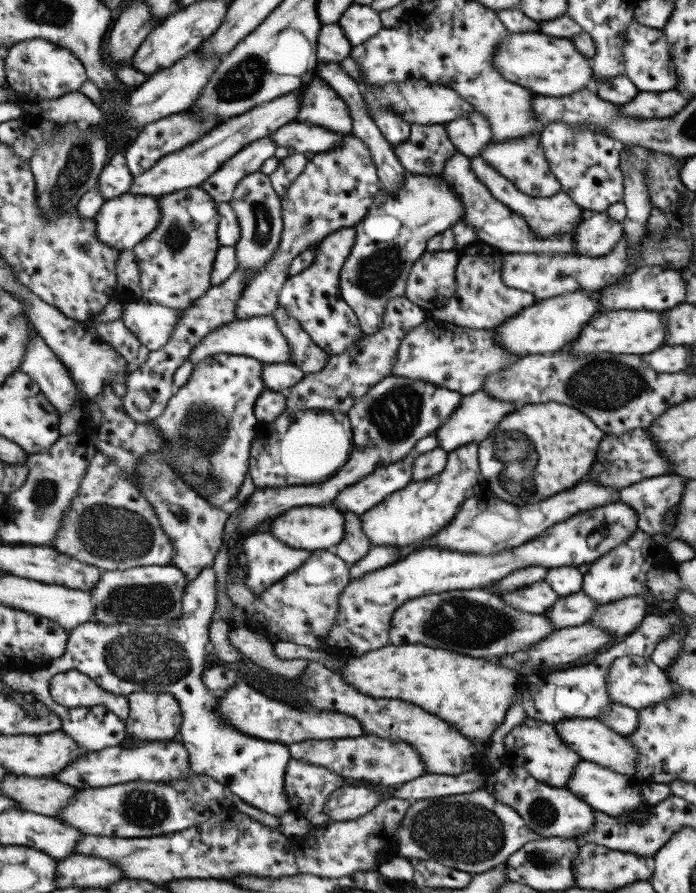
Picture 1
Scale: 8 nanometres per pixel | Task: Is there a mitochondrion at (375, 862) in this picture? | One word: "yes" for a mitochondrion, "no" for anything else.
no

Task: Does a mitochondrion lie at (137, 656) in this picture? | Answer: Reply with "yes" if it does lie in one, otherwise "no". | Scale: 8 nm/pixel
yes

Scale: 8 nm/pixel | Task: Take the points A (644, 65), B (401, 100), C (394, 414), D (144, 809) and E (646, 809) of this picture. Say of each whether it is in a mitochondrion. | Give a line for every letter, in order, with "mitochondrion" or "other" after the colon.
A: mitochondrion
B: mitochondrion
C: mitochondrion
D: mitochondrion
E: other

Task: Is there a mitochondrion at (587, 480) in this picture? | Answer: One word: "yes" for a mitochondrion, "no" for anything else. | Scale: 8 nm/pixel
no

